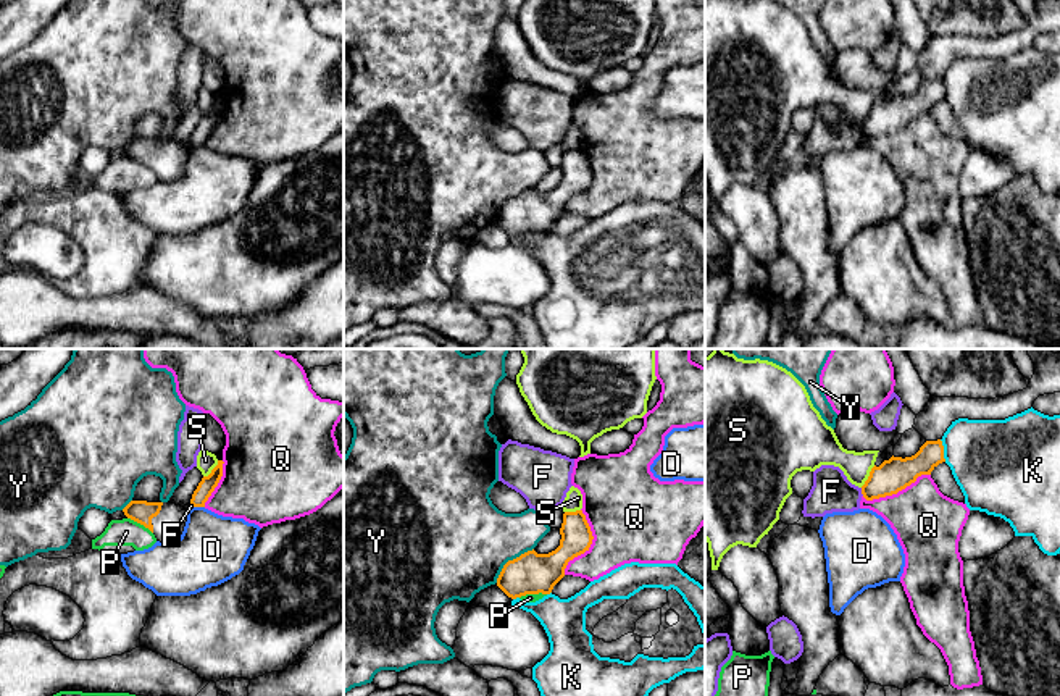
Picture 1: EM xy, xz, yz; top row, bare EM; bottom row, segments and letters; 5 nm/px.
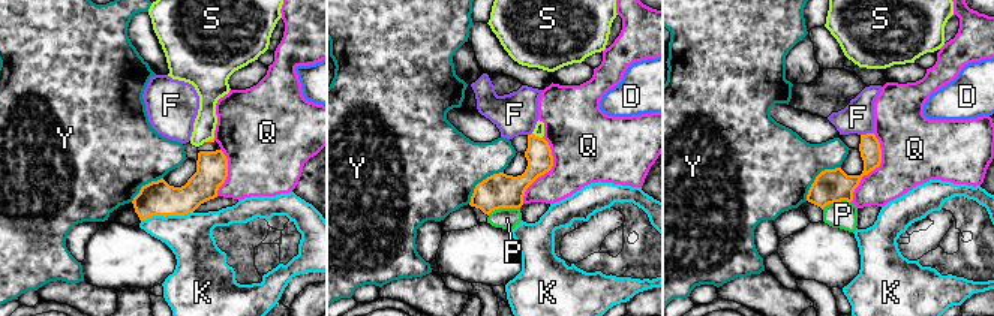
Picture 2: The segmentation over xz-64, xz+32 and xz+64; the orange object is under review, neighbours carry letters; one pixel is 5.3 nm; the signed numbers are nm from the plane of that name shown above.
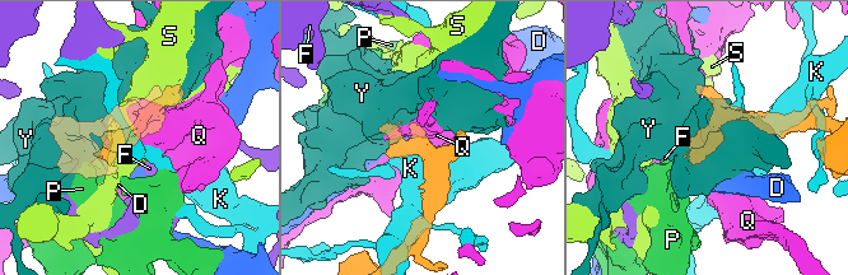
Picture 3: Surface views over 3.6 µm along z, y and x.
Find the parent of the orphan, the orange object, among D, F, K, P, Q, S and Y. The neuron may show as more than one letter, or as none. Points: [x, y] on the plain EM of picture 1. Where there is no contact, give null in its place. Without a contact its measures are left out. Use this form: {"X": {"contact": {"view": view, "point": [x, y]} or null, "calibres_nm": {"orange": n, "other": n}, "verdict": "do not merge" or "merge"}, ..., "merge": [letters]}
{"D": {"contact": {"view": "xy", "point": [199, 144]}, "calibres_nm": {"orange": 80, "other": 340}, "verdict": "do not merge"}, "F": {"contact": {"view": "yz", "point": [862, 129]}, "calibres_nm": {"orange": 170, "other": 200}, "verdict": "do not merge"}, "K": {"contact": {"view": "yz", "point": [943, 89]}, "calibres_nm": {"orange": 150, "other": 400}, "verdict": "do not merge"}, "P": {"contact": {"view": "xz", "point": [533, 231]}, "calibres_nm": {"orange": 200, "other": 50}, "verdict": "do not merge"}, "Q": {"contact": {"view": "xz", "point": [591, 181]}, "calibres_nm": {"orange": 160, "other": 440}, "verdict": "do not merge"}, "S": {"contact": {"view": "yz", "point": [868, 115]}, "calibres_nm": {"orange": 170, "other": 150}, "verdict": "do not merge"}, "Y": {"contact": {"view": "xz", "point": [510, 199]}, "calibres_nm": {"orange": 200, "other": 460}, "verdict": "do not merge"}, "merge": []}

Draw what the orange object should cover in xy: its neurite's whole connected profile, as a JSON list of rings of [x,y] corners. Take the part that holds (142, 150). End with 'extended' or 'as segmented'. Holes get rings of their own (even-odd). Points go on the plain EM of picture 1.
[[[131,139],[123,150],[148,166],[160,181],[179,178],[187,160],[187,149],[171,140]]]; extended

